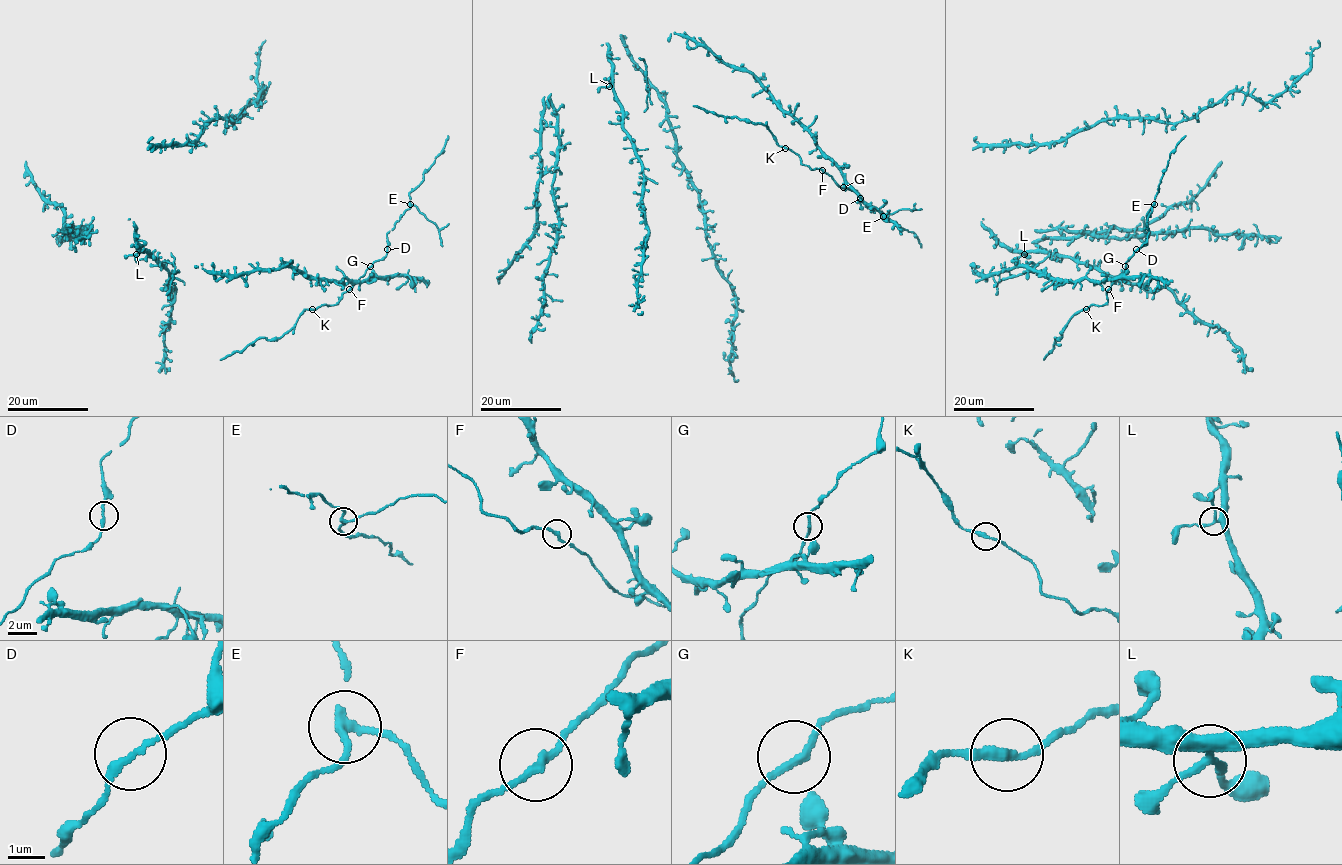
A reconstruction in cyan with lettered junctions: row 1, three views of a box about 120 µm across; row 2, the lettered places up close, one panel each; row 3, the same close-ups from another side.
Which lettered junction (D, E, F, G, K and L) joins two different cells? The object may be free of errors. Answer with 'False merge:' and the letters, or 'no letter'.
False merge: E

